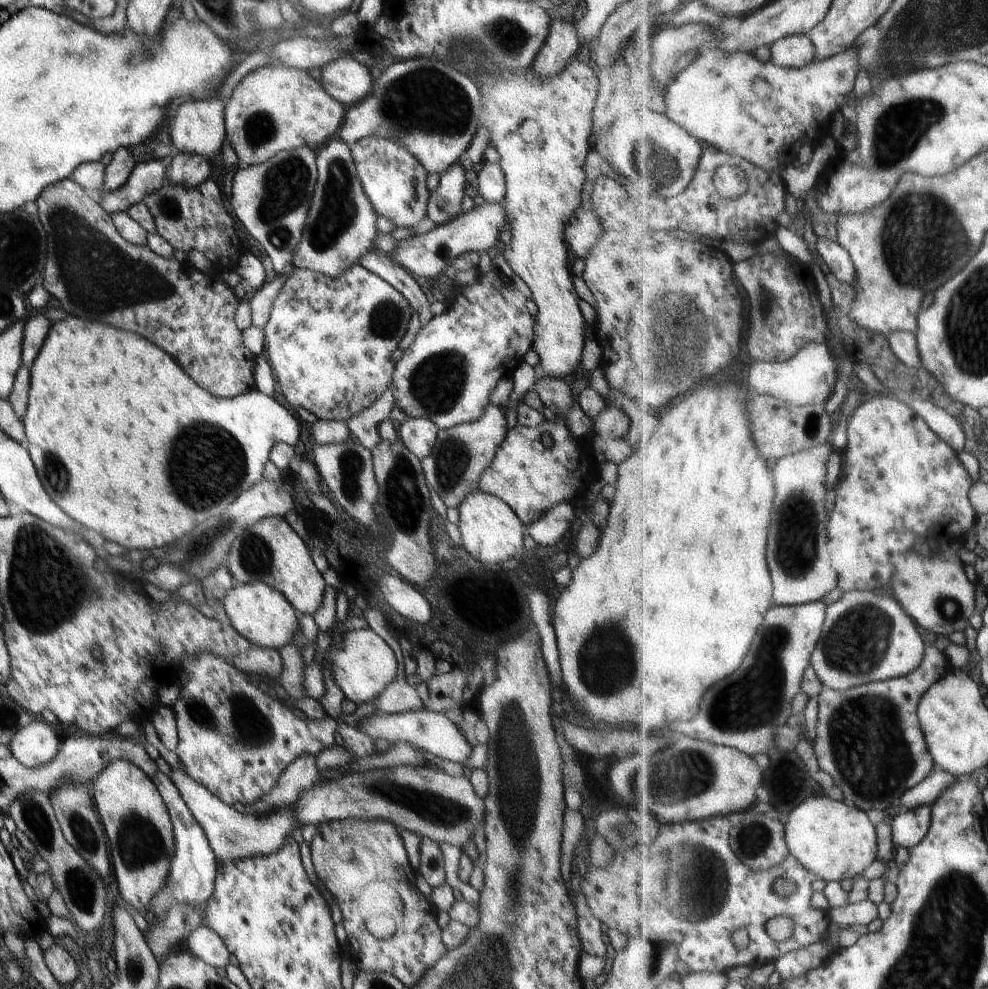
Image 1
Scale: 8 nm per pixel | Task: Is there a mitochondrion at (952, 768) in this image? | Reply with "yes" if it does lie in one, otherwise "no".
no

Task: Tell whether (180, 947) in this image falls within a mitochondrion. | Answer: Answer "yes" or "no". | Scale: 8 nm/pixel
no

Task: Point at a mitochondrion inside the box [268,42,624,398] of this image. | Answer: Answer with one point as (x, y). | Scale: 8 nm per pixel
(428, 100)

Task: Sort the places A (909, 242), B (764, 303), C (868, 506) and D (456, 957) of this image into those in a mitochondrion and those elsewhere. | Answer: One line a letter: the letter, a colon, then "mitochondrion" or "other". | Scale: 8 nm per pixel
A: mitochondrion
B: mitochondrion
C: other
D: other

